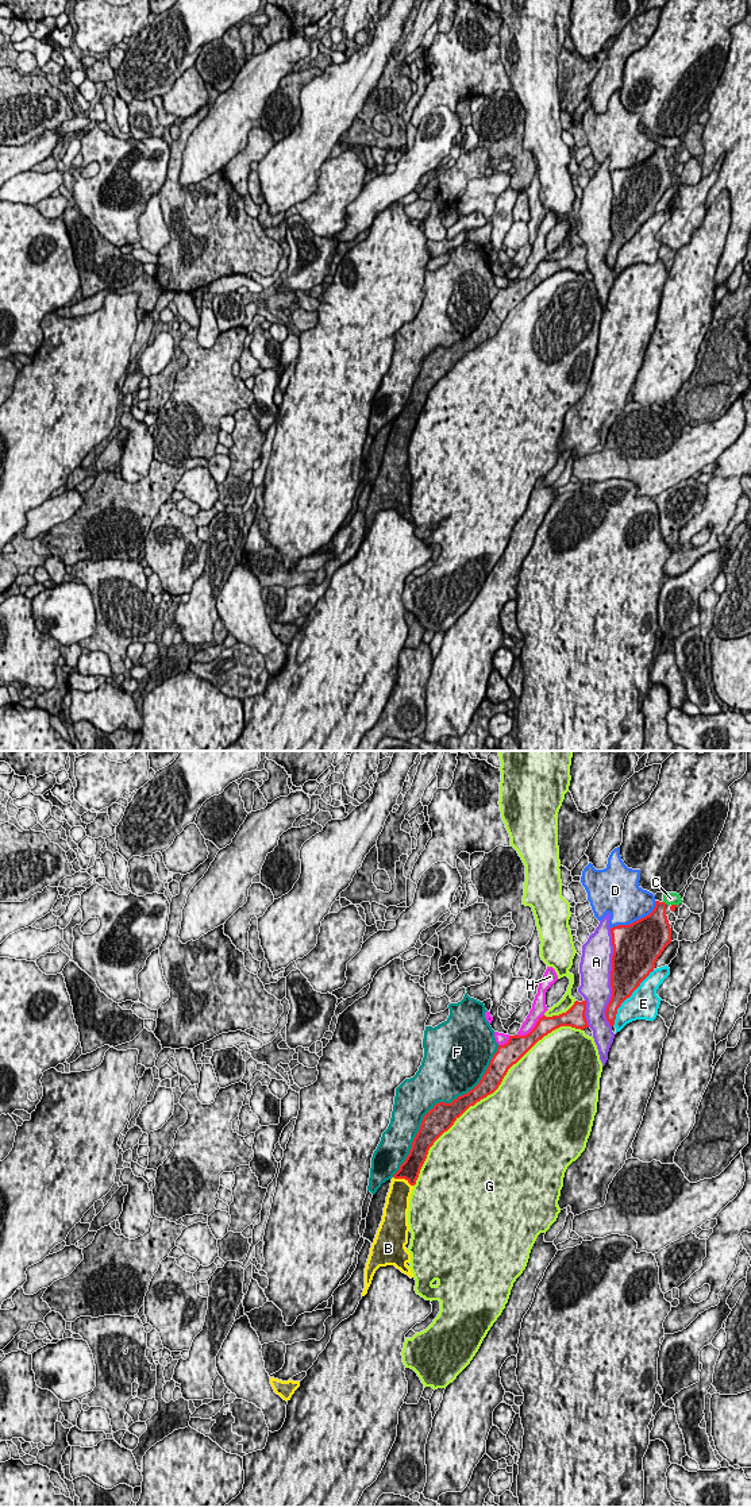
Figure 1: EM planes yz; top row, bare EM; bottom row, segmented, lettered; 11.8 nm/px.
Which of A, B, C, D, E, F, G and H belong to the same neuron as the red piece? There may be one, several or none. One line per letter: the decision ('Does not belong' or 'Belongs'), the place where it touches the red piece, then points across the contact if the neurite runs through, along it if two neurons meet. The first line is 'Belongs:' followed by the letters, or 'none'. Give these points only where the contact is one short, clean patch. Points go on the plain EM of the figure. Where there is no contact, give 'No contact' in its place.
Belongs: B
A: Does not belong. Touches red at yz (611, 222)
B: Belongs. Touches red at yz (403, 421)
C: Does not belong. Touches red at yz (674, 149)
D: Does not belong. Touches red at yz (635, 165)
E: Does not belong. Touches red at yz (627, 241)
F: Does not belong. Touches red at yz (439, 346)
G: Does not belong. Touches red at yz (489, 338)
H: Does not belong. Touches red at yz (532, 273)

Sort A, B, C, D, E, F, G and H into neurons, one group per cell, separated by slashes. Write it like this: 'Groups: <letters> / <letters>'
Groups: A D / B / C / E / F / G / H

